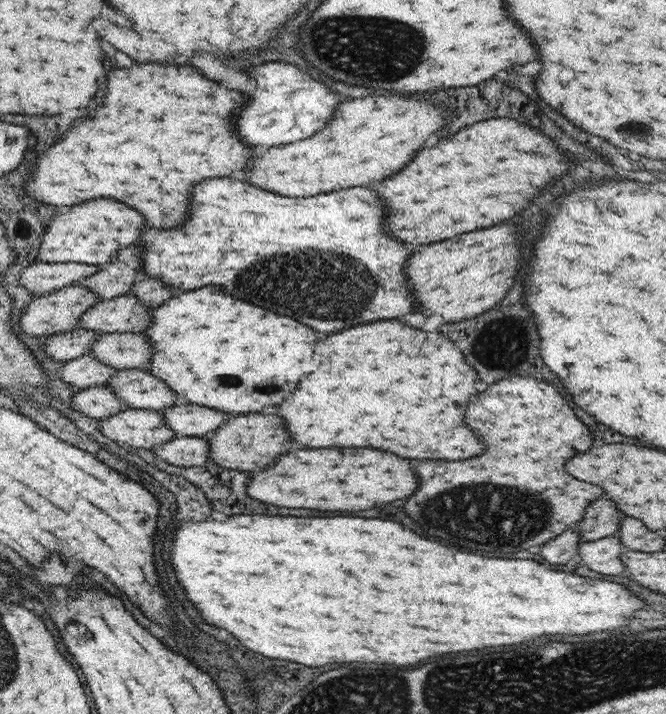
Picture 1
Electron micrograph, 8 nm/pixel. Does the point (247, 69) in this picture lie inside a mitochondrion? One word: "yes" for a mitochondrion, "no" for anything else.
no

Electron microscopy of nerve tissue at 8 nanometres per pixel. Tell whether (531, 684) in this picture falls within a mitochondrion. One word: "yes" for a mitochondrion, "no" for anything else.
yes

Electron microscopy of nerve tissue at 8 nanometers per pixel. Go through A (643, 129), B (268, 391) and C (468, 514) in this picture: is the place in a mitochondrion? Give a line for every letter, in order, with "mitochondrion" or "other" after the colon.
A: mitochondrion
B: mitochondrion
C: mitochondrion

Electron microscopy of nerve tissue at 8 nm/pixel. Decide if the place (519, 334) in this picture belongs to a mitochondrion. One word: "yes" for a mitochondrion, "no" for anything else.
no

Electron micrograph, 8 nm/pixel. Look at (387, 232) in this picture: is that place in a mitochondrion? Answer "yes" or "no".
no

